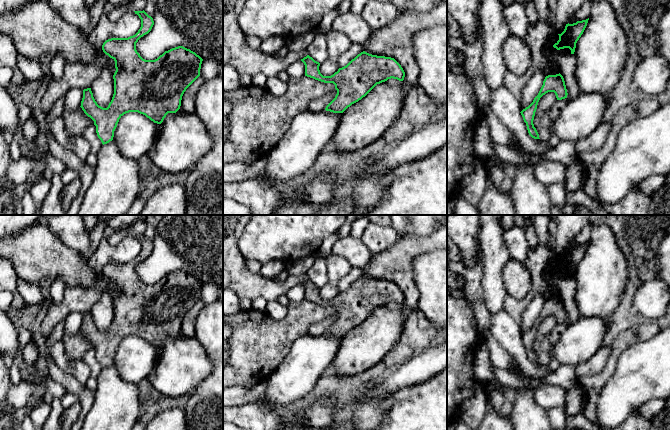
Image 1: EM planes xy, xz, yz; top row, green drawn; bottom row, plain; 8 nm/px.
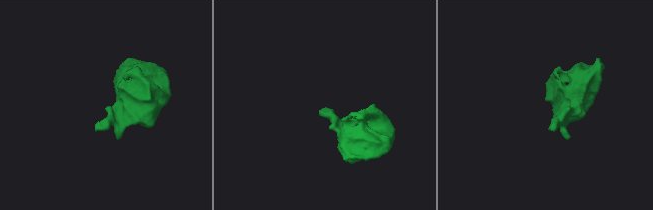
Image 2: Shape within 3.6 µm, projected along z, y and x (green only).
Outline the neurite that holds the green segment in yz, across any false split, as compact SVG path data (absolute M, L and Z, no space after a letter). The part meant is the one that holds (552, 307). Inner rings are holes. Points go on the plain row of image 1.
M560 297L546 300L538 319L534 322L533 326L520 336L524 346L526 347L529 359L534 363L540 363L539 358L533 348L537 329L540 322L548 316L554 316L557 324L567 322L568 317L565 305Z

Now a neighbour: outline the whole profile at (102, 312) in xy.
M102 293L100 300L92 307L91 315L97 328L107 332L114 318L114 303L111 296Z

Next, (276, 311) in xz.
M278 301L268 302L265 313L274 320L281 320L287 315L288 308L281 305Z

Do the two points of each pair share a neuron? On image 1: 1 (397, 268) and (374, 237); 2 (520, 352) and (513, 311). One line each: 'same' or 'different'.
1: different
2: different

